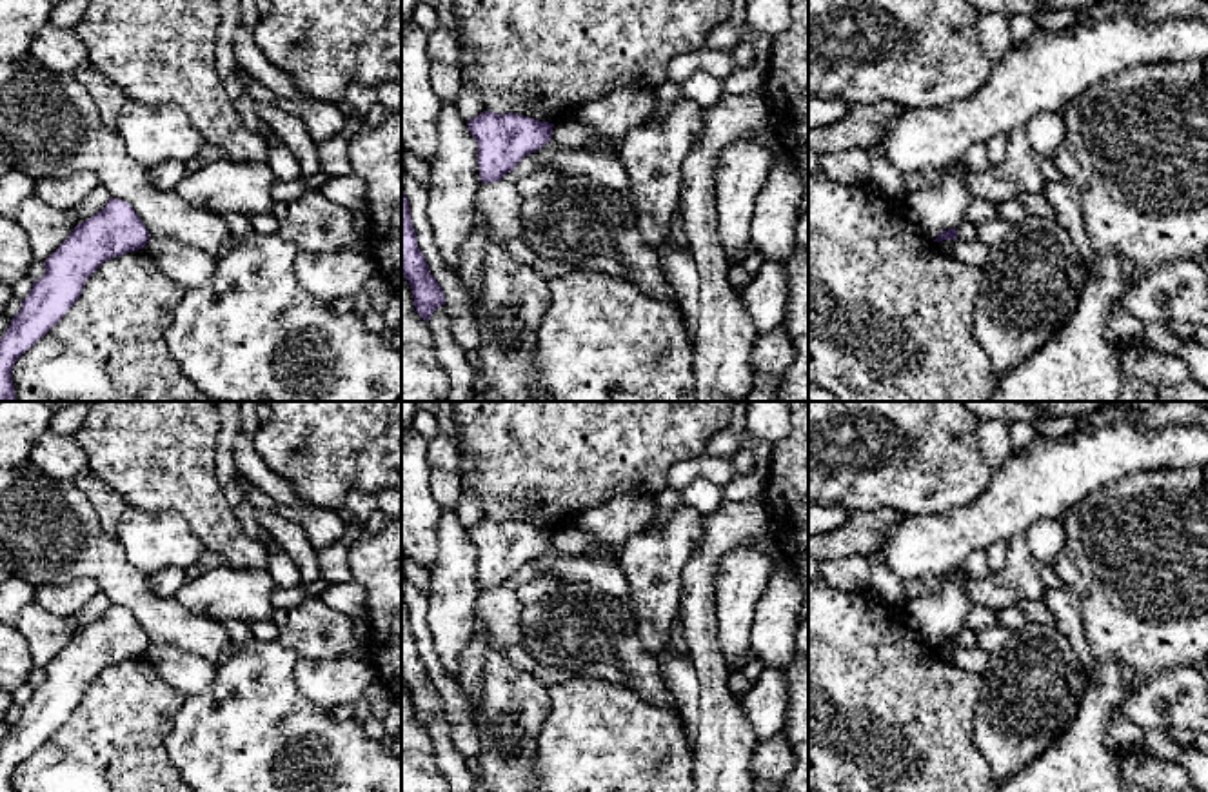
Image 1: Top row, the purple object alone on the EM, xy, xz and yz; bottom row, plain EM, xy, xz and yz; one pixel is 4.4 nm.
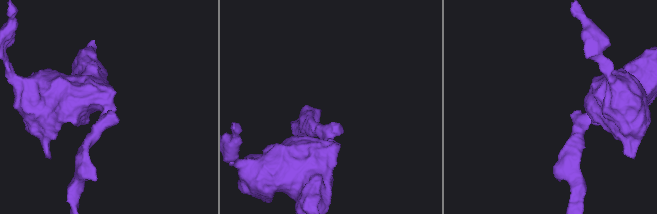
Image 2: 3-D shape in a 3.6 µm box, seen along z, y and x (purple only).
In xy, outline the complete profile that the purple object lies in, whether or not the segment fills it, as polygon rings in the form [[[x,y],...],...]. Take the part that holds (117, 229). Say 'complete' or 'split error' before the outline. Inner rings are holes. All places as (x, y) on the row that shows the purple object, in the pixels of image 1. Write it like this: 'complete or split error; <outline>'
complete; [[[118,198],[73,229],[44,262],[45,274],[33,282],[22,311],[0,340],[0,401],[16,401],[11,378],[15,361],[65,316],[87,278],[105,260],[144,249],[149,238],[134,209]]]

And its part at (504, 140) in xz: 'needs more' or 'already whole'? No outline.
already whole

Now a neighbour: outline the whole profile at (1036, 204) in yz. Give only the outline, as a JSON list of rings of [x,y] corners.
[[[1026,193],[1017,198],[1017,202],[1025,207],[1026,214],[1037,218],[1055,218],[1055,213],[1043,193]]]

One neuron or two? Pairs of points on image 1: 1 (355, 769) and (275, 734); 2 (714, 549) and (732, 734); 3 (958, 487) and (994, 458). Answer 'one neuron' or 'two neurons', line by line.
1: one neuron
2: one neuron
3: two neurons

